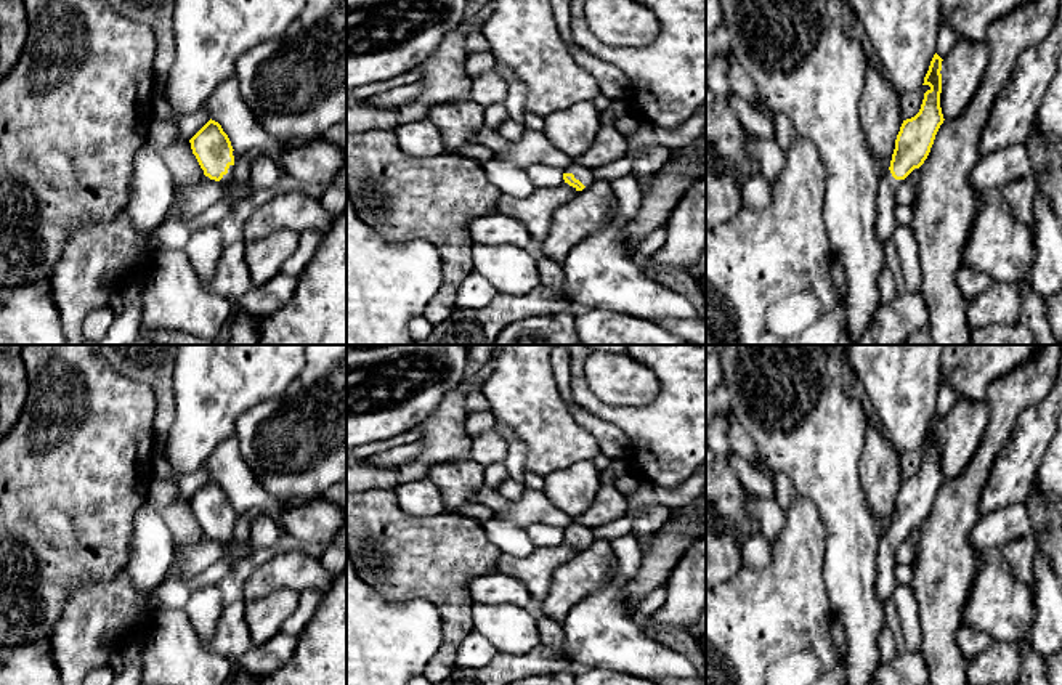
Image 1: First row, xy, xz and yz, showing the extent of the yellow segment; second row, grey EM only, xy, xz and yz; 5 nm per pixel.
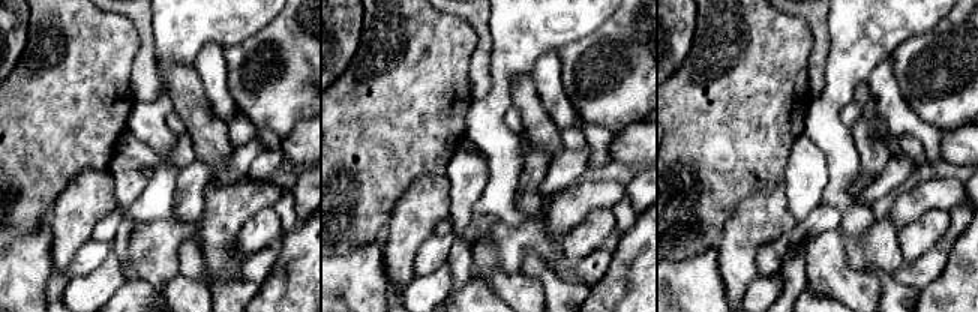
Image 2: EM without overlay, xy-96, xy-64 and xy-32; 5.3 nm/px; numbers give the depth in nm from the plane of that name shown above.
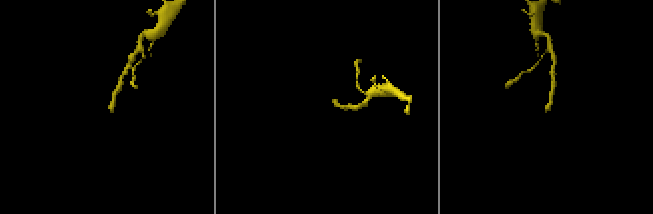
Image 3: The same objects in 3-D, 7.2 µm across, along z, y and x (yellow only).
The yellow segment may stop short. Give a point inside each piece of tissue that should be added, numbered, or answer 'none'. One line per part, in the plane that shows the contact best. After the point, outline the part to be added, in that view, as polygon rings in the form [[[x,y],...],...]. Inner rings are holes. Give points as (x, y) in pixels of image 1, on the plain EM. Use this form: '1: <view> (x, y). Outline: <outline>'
1: xy (226, 538). Outline: [[[233,510],[233,515],[234,515],[234,523],[229,525],[228,533],[223,534],[223,537],[221,537],[220,541],[215,541],[215,539],[213,539],[213,541],[218,542],[223,549],[231,542],[233,534],[234,534],[234,526],[236,526],[236,521],[237,521],[239,513],[237,513],[236,510]]]

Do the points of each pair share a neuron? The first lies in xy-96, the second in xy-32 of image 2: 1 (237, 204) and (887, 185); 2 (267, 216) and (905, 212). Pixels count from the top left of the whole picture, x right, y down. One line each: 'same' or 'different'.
1: different
2: different

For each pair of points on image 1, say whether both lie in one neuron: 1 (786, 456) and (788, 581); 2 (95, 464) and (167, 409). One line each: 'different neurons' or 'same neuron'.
1: different neurons
2: different neurons

